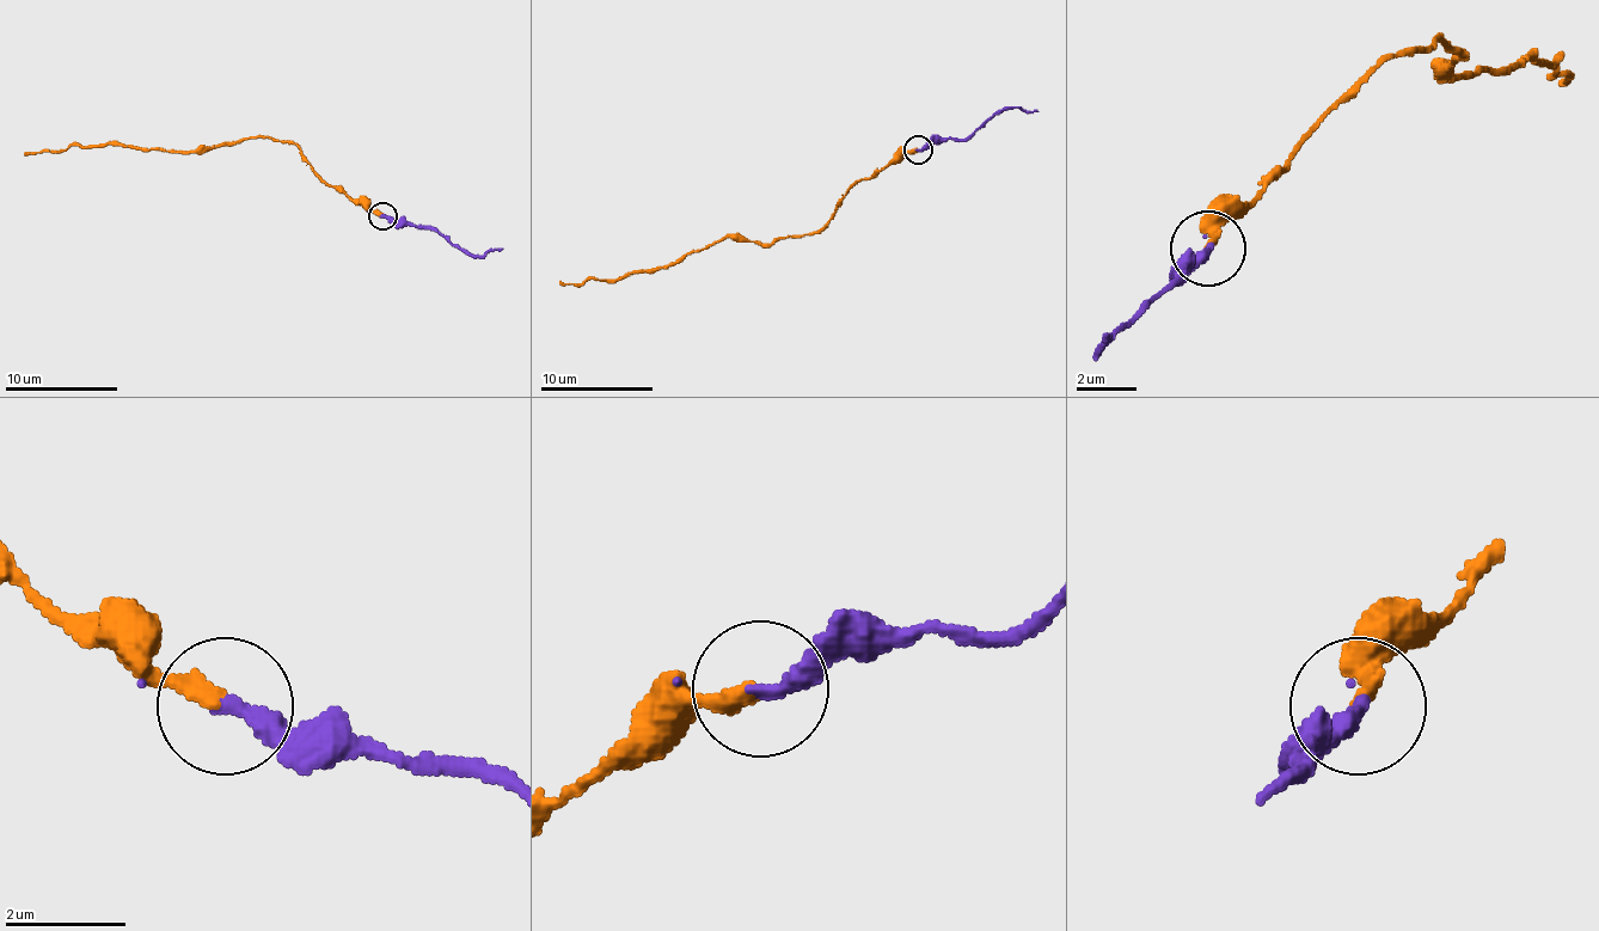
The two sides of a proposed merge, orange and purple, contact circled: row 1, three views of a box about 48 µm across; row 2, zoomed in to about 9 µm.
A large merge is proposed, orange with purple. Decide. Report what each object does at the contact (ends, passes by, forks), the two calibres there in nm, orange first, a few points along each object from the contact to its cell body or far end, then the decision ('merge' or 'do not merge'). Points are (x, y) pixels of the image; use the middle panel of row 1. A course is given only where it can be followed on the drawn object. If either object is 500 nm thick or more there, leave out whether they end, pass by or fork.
orange ends; purple ends; calibres 280 and 280 nm; course orange (916, 149), (859, 178), (828, 221), (806, 234), (769, 244), (721, 238), (616, 280), (559, 280); course purple (919, 149), (936, 141), (969, 139), (1009, 108), (1037, 110); merge

